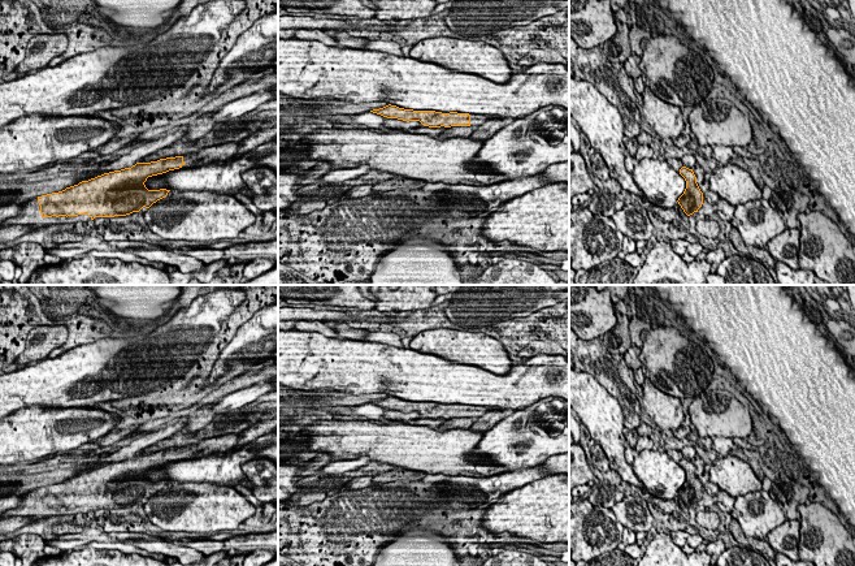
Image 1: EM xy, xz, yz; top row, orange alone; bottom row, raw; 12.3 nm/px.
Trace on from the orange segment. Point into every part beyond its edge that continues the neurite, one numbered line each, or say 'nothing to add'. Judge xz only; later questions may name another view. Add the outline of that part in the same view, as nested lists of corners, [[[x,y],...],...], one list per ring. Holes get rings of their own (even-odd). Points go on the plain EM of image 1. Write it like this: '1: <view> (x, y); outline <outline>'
1: xz (476, 411); outline [[[470,406],[470,418],[476,419],[490,411],[490,407],[485,406]]]

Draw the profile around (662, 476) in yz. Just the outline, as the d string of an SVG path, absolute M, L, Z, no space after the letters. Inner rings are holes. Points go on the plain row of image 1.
M657 449L639 451L632 468L644 489L661 500L673 500L686 480L686 472L680 463Z

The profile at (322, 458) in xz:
M320 453L316 458L304 462L300 465L301 468L308 470L308 471L316 471L324 467L325 465L333 462L333 458L327 453Z

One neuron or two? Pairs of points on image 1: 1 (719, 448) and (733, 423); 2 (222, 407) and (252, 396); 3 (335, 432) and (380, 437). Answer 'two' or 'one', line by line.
1: two
2: one
3: one

